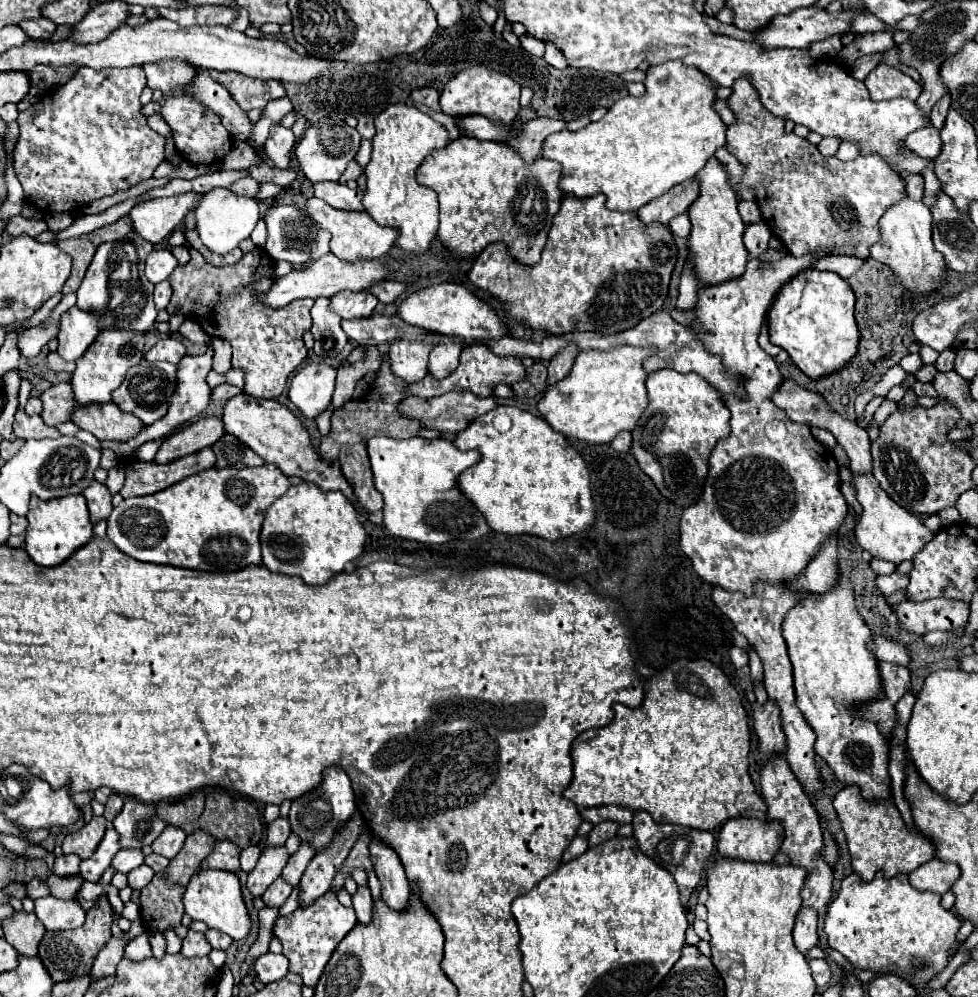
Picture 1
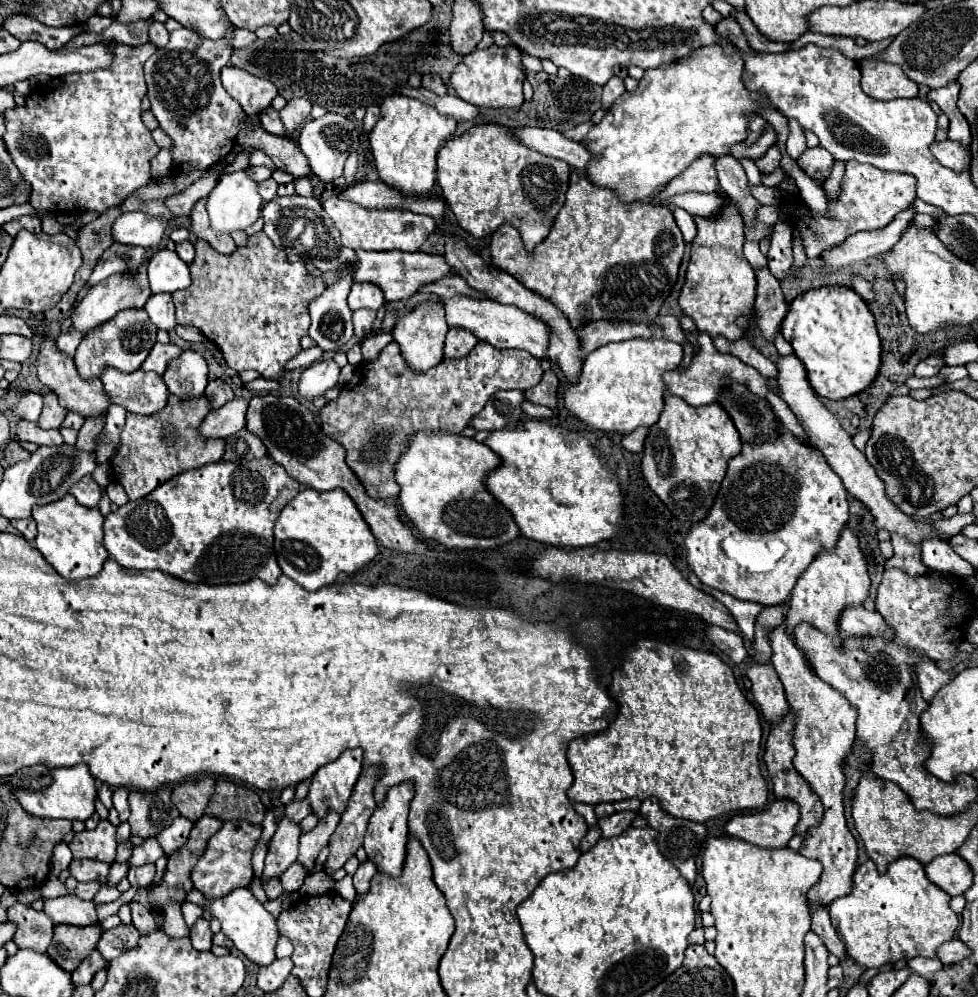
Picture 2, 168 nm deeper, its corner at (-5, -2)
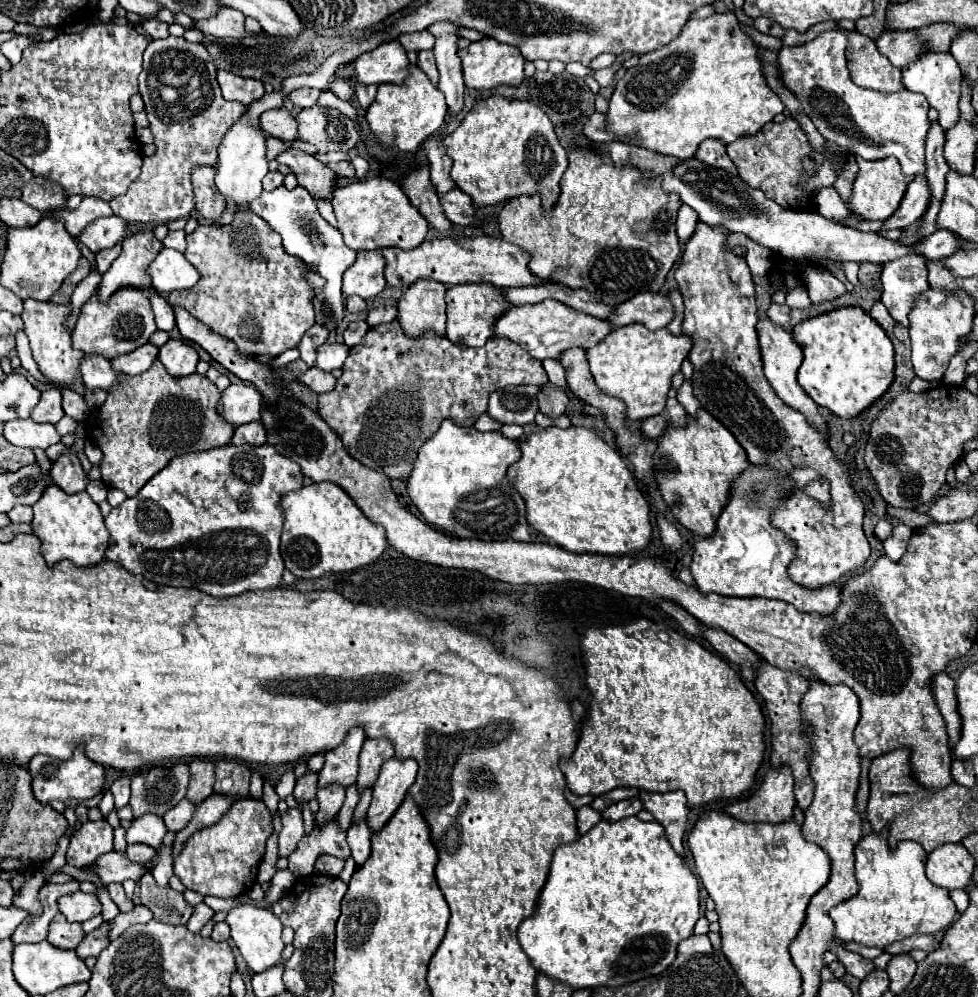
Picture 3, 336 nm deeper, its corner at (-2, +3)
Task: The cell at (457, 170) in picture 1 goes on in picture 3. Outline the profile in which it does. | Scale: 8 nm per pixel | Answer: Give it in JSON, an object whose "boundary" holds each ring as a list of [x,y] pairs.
{"boundary":[[[491,96],[477,102],[461,126],[443,144],[453,160],[451,178],[467,192],[475,206],[491,206],[521,194],[539,194],[543,210],[559,198],[559,180],[567,170],[567,152],[561,148],[549,116],[533,102]]]}

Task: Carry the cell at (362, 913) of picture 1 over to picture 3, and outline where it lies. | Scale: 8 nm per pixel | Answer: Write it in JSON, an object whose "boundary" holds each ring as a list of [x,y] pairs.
{"boundary":[[[365,818],[359,820],[359,822],[353,822],[349,826],[347,842],[351,846],[351,856],[361,866],[369,858],[369,854],[371,854],[371,830],[369,830]]]}

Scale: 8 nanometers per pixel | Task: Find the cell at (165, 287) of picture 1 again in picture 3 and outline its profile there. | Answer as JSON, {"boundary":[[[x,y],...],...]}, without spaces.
{"boundary":[[[151,292],[149,296],[153,312],[155,312],[155,324],[159,330],[163,332],[171,332],[175,328],[175,316],[173,316],[173,308],[167,304],[167,300],[159,294],[159,292]]]}

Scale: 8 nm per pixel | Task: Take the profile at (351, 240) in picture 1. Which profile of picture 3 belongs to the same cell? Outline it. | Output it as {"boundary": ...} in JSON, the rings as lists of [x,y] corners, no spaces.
{"boundary":[[[367,178],[363,182],[341,186],[335,190],[331,204],[343,240],[353,250],[373,250],[373,248],[389,248],[389,246],[411,250],[425,240],[425,234],[429,230],[427,220],[409,202],[405,192],[387,178]]]}

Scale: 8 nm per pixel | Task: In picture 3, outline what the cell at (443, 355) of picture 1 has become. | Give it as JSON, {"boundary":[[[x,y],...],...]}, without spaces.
{"boundary":[[[487,282],[449,286],[445,300],[447,300],[447,338],[451,342],[461,342],[467,346],[483,346],[493,336],[497,318],[511,306],[501,294],[501,288],[497,290],[497,286]]]}

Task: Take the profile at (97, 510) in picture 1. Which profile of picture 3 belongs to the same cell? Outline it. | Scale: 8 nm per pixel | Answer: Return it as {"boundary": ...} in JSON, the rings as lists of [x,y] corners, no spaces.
{"boundary":[[[63,452],[51,466],[55,484],[67,494],[77,494],[87,488],[89,478],[85,476],[79,458],[73,452]]]}

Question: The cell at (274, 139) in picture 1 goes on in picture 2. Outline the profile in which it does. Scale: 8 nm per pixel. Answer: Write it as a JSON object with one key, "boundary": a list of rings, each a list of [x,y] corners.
{"boundary":[[[292,99],[292,101],[280,111],[280,119],[282,119],[284,127],[286,127],[288,139],[292,139],[292,133],[296,131],[296,127],[308,119],[310,109],[312,109],[312,103],[310,103],[308,99]]]}

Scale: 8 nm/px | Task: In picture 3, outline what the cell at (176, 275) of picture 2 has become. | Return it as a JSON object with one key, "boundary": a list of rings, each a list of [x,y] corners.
{"boundary":[[[163,248],[159,256],[149,266],[151,286],[159,294],[169,294],[173,290],[187,290],[199,282],[199,272],[187,262],[181,252]]]}

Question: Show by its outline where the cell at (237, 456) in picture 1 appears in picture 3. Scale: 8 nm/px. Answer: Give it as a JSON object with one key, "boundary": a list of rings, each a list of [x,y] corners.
{"boundary":[[[249,422],[249,424],[241,424],[235,428],[235,434],[233,434],[233,444],[253,444],[253,446],[259,446],[259,444],[265,444],[265,426],[261,422]]]}

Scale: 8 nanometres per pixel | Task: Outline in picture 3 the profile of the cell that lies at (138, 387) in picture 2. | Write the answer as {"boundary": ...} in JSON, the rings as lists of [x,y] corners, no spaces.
{"boundary":[[[97,354],[85,356],[79,364],[79,370],[81,370],[83,382],[89,390],[97,390],[97,388],[109,390],[123,376],[121,372],[113,372],[113,368],[105,356],[97,356]]]}

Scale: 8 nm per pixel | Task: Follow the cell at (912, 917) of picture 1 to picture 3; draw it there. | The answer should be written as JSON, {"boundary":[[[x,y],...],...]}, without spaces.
{"boundary":[[[885,828],[879,834],[871,832],[861,838],[855,848],[855,858],[859,892],[831,910],[835,934],[841,942],[859,942],[863,946],[885,948],[887,944],[903,940],[915,932],[933,934],[953,924],[957,908],[949,898],[949,892],[935,886],[925,876],[927,854],[923,852],[921,844],[905,840],[891,850]]]}

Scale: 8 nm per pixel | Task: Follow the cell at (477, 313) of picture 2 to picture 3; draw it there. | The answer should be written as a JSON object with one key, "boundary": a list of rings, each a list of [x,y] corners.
{"boundary":[[[543,300],[533,306],[511,306],[495,324],[495,334],[505,336],[517,344],[521,344],[533,358],[559,358],[569,348],[583,348],[589,350],[591,346],[599,344],[609,332],[611,322],[589,316],[585,312],[577,312],[575,308],[561,304],[557,300]]]}

